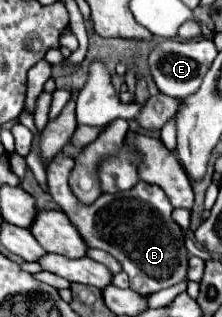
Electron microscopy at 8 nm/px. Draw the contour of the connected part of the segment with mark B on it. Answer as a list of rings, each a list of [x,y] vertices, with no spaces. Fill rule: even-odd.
[[[56,154],[48,166],[48,192],[62,212],[76,224],[78,232],[90,248],[112,254],[130,278],[130,290],[148,296],[162,288],[170,288],[188,278],[188,250],[184,246],[182,228],[170,218],[172,204],[164,190],[156,184],[138,182],[128,192],[100,194],[94,204],[82,204],[72,192],[68,178],[74,160]]]

